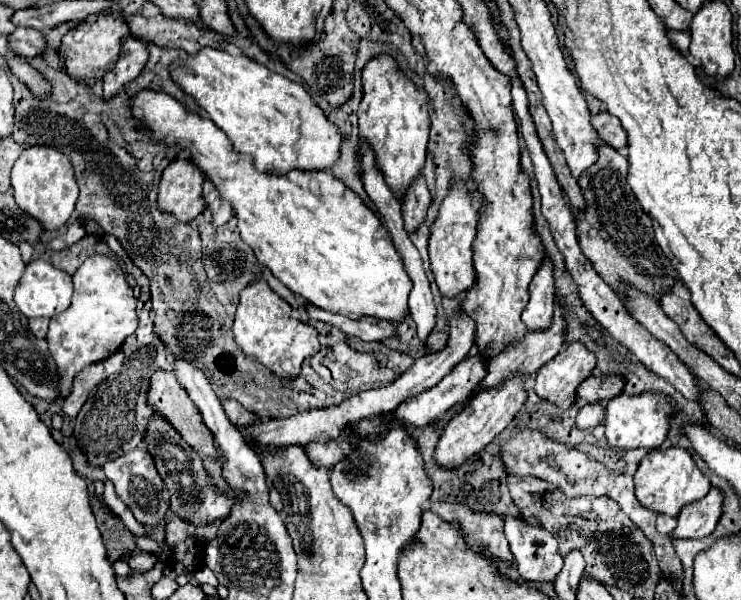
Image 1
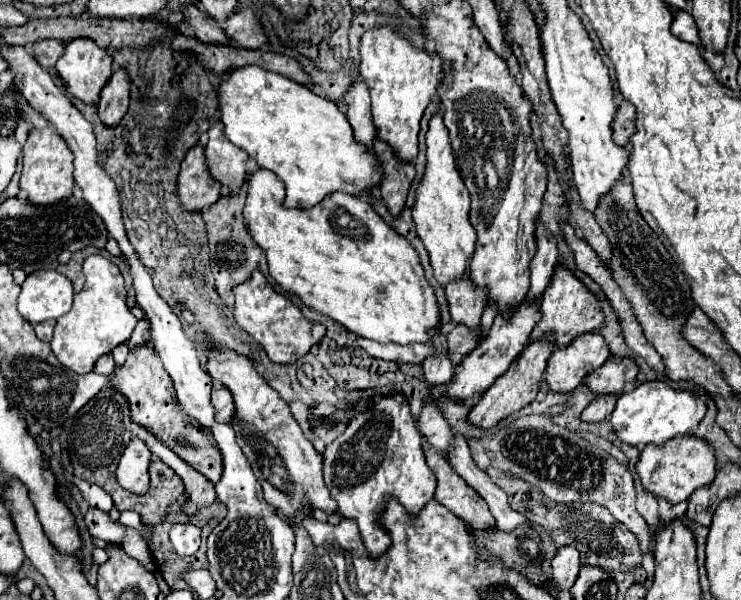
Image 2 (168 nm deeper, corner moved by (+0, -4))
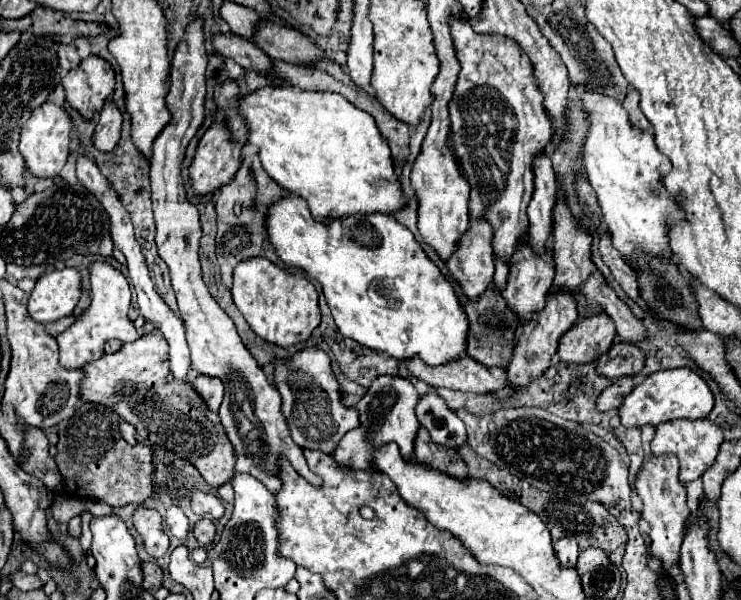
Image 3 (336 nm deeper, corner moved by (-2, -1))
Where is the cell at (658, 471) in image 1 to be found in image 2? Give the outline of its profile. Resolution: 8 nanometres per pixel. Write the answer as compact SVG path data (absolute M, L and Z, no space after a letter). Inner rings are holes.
M693 434L675 436L673 440L667 440L661 446L647 444L637 462L637 472L649 494L677 504L681 500L687 500L699 486L713 482L717 472L717 458L713 448L703 438L697 438Z

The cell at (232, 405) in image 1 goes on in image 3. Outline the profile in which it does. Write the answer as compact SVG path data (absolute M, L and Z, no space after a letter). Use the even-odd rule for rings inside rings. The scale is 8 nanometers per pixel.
M197 375L195 377L195 391L201 395L205 401L207 409L219 411L219 405L223 401L223 383L217 377L207 377L207 375Z

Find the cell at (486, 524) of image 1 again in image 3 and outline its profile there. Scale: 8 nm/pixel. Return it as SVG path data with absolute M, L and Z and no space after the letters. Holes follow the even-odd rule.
M419 429L417 439L415 439L415 461L419 465L427 465L429 469L441 471L453 479L461 479L465 481L469 477L467 465L463 463L463 459L453 451L447 449L443 445L435 445L427 433L427 429Z

